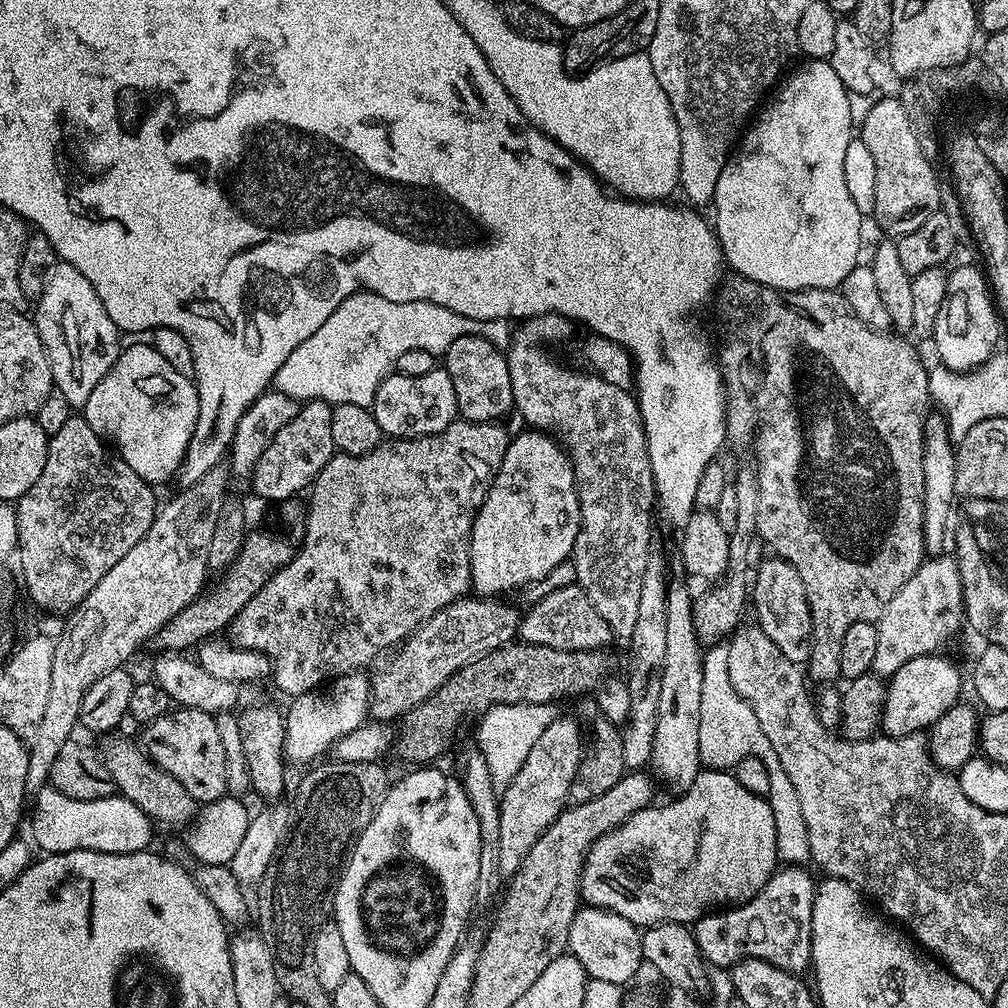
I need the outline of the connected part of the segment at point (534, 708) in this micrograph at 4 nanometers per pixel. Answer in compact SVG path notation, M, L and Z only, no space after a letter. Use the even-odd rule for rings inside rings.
M494 704L479 717L475 747L486 760L494 785L503 786L512 781L514 774L522 768L526 754L530 754L530 746L542 738L542 730L556 719L558 712L554 709L552 704Z

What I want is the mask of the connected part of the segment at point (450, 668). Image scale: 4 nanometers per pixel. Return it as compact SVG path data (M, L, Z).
M465 598L455 600L450 606L438 610L429 620L425 620L403 644L391 653L388 665L375 677L371 677L372 698L370 716L376 722L396 722L414 706L421 704L430 694L439 690L447 680L462 666L498 650L503 644L513 643L520 630L521 609L511 608L508 604L496 604L492 598Z

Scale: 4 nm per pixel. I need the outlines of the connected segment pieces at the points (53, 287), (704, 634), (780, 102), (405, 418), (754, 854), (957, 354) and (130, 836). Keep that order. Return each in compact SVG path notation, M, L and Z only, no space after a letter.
M63 262L57 263L50 282L46 282L46 290L40 295L40 299L35 301L34 308L36 332L48 355L55 391L61 392L74 410L83 409L86 398L90 398L90 390L94 390L94 386L98 386L102 378L106 378L110 366L114 366L114 362L119 358L122 351L122 333L114 326L114 322L110 322L110 314L106 314L102 298L94 294L94 286L90 286L90 282L78 270L74 270L74 266Z
M748 465L740 469L732 482L732 487L737 495L737 521L734 530L728 537L728 570L711 585L709 592L695 597L692 606L692 621L696 630L696 636L701 645L711 646L725 638L731 637L736 629L741 627L740 615L744 612L744 604L750 600L750 565L748 562L748 551L750 544L758 538L758 494L760 483L757 480L755 467Z
M808 60L805 65L805 68L801 72L794 73L788 81L785 79L775 89L775 92L777 91L776 97L772 101L769 99L759 109L758 115L751 121L747 131L743 133L738 147L733 151L728 165L725 166L721 176L718 178L718 190L716 191L714 201L714 209L716 208L714 227L716 229L716 236L720 240L720 248L724 252L727 267L731 271L733 268L736 271L733 273L737 277L745 280L753 280L754 282L765 284L771 288L777 288L783 292L797 292L798 290L806 290L813 286L831 288L833 290L839 289L841 282L846 278L846 274L850 274L850 270L861 259L860 223L862 223L862 217L858 206L854 206L854 201L850 198L850 190L846 190L846 177L844 171L842 171L842 162L846 159L846 146L850 146L850 142L854 139L851 104L853 101L850 99L850 93L842 86L842 78L838 78L838 74L834 74L832 63L828 60Z
M440 366L430 374L418 374L418 378L389 374L374 394L371 411L385 437L433 436L457 419L454 382Z
M701 770L693 784L683 794L677 796L680 796L677 800L672 800L669 804L662 805L661 808L649 806L638 810L626 822L622 822L617 828L602 834L600 838L593 842L588 857L584 860L584 869L580 872L580 899L585 905L604 908L614 914L622 914L622 918L626 918L631 924L637 926L651 926L660 924L664 920L691 925L709 910L734 906L756 896L758 890L769 880L778 867L776 823L774 822L771 803L765 797L756 796L750 790L746 790L746 787L740 785L735 775L728 770Z
M972 264L948 272L947 298L936 319L936 352L949 372L967 374L986 363L997 351L1002 321L993 303L985 273Z
M46 786L35 793L30 804L32 836L30 840L41 853L69 852L70 850L94 850L106 854L130 854L143 852L152 840L152 817L142 811L134 802L122 795L113 794L106 798L75 800L66 798L54 787Z

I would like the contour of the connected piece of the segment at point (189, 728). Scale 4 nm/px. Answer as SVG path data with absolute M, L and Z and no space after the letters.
M173 707L165 716L143 725L142 747L159 768L166 770L178 782L186 794L190 794L201 805L212 804L228 792L226 753L218 736L218 726L213 713L197 708Z

